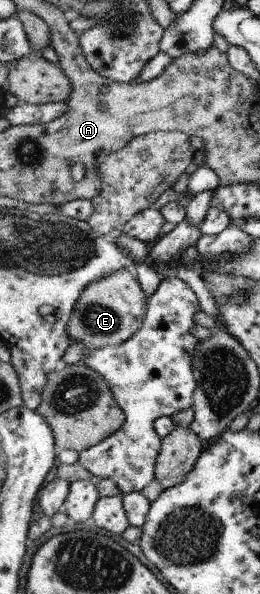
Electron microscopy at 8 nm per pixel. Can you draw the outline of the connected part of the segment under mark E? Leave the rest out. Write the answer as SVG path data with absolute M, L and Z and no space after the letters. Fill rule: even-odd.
M119 270L91 284L86 292L83 292L70 322L70 337L74 342L81 342L91 348L123 346L143 328L147 303L147 296L137 275L131 270Z

